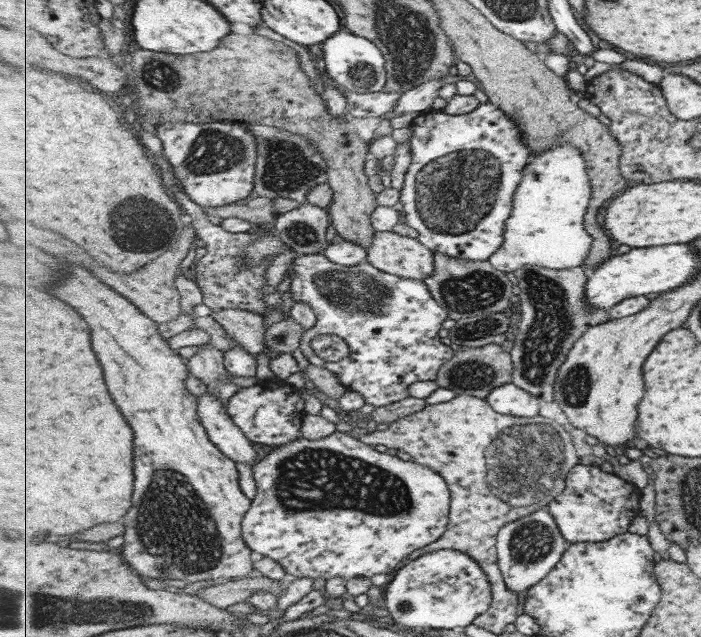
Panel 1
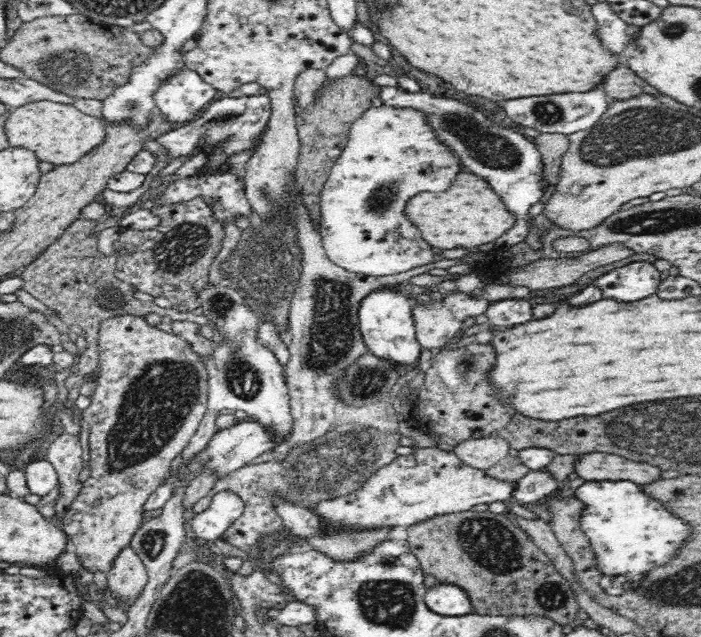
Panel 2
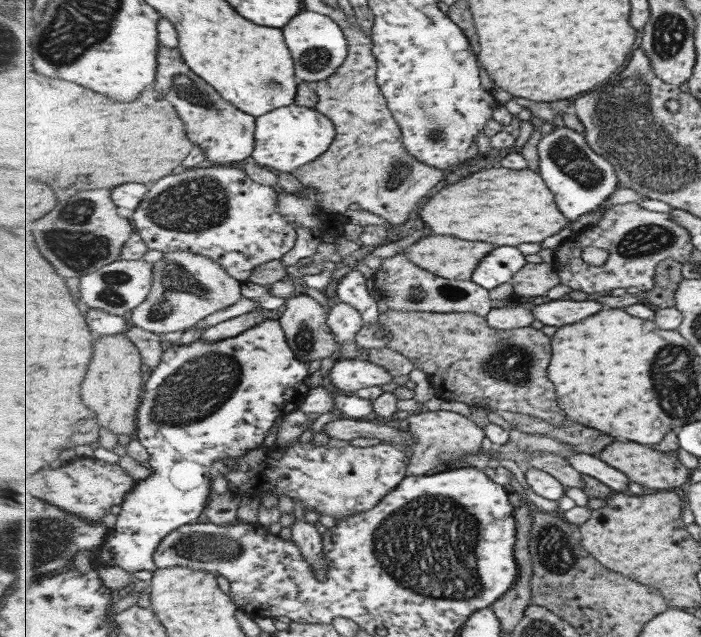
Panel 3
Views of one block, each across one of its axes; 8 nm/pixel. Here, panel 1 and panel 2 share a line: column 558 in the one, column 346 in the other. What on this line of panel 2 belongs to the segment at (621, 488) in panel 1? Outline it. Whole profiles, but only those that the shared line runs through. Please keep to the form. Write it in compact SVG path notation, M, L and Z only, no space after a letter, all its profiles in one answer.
M443 446L414 449L412 453L398 456L392 464L380 468L364 484L364 488L352 492L348 497L321 502L312 511L325 518L333 528L380 528L393 526L403 531L422 520L464 512L476 505L496 501L510 501L515 496L518 481L498 479L484 469L468 466L460 457Z

